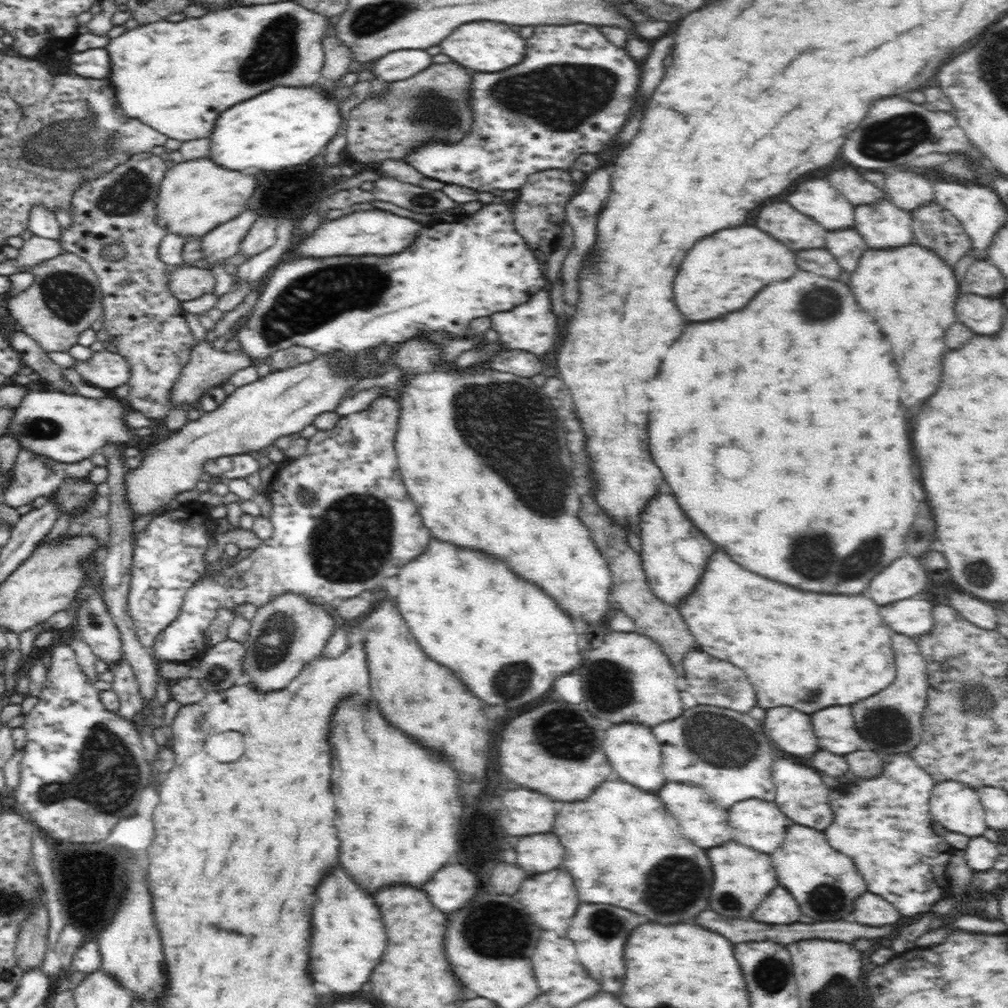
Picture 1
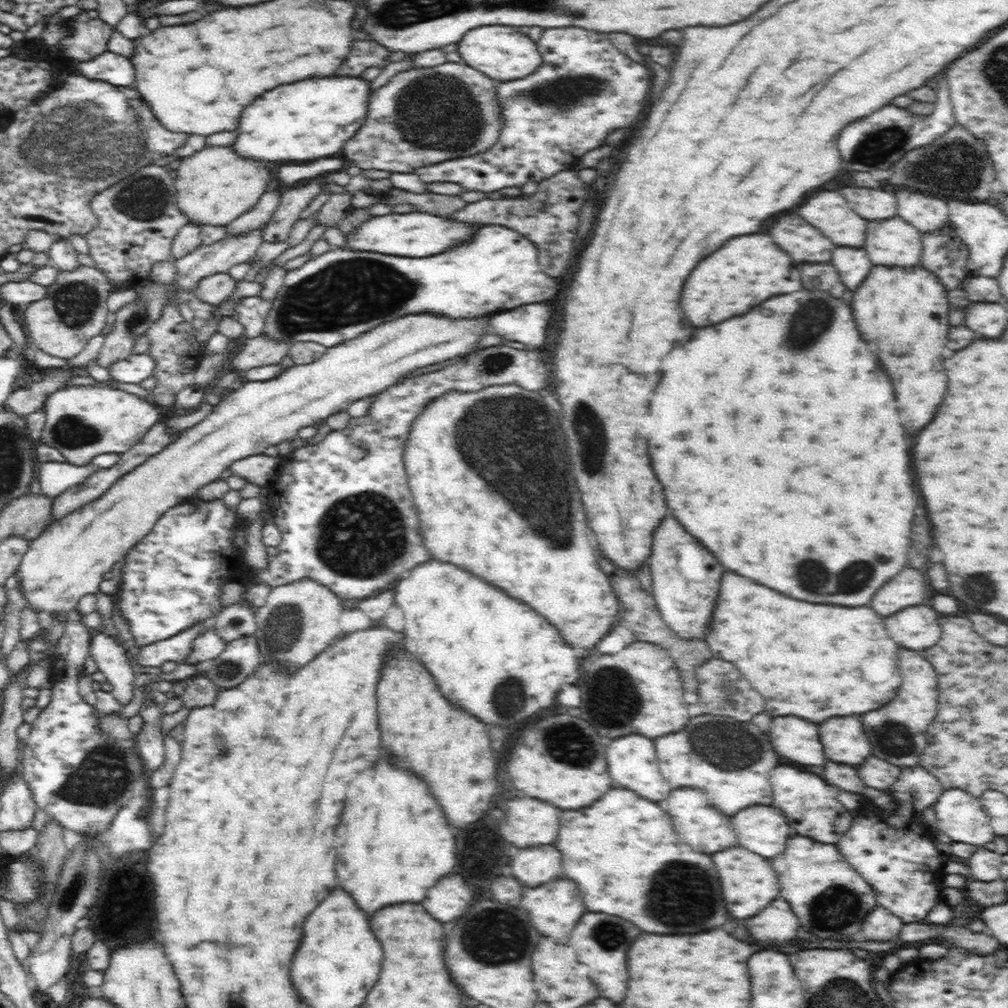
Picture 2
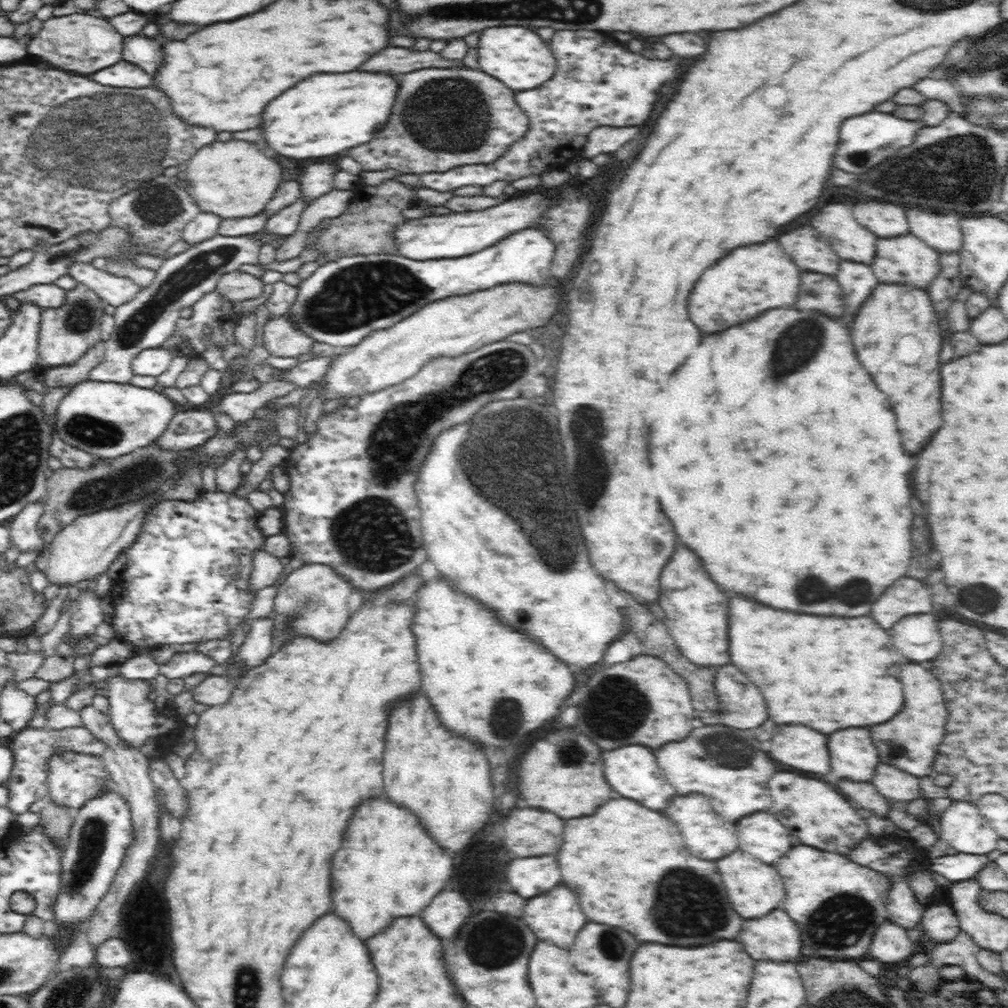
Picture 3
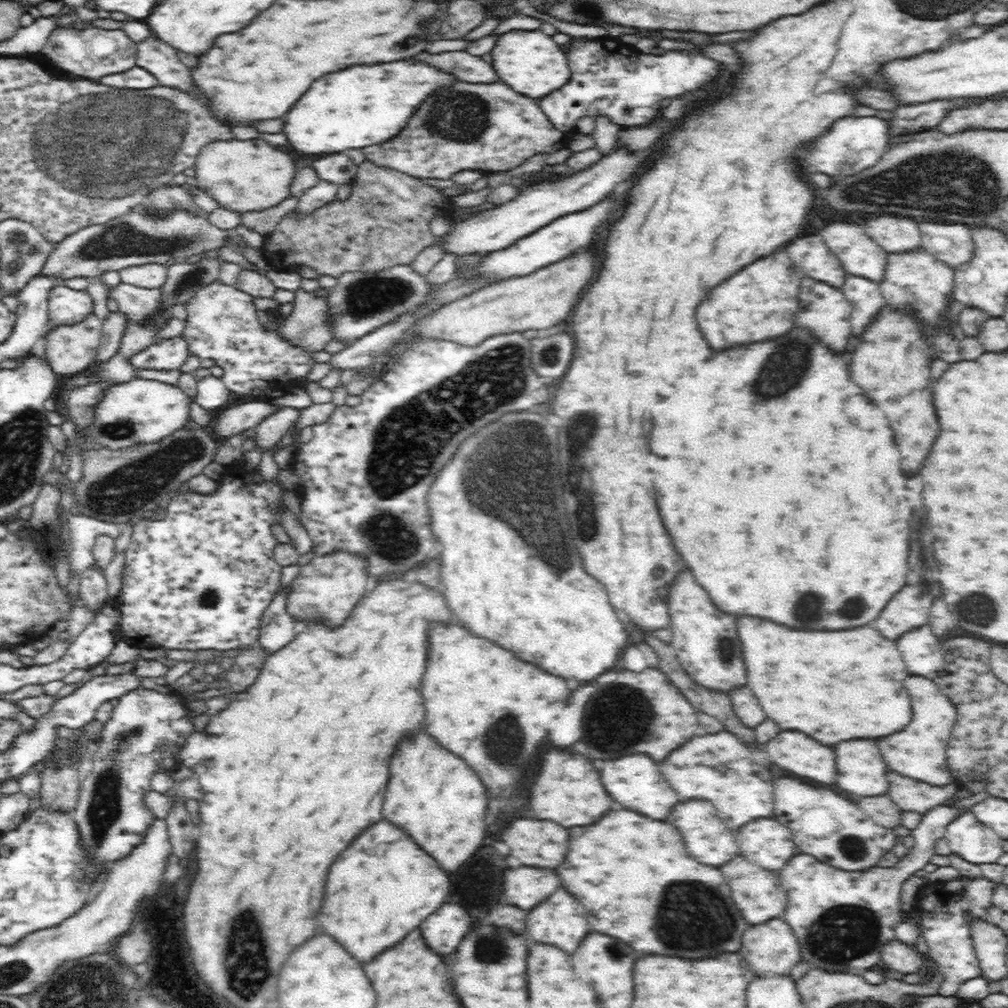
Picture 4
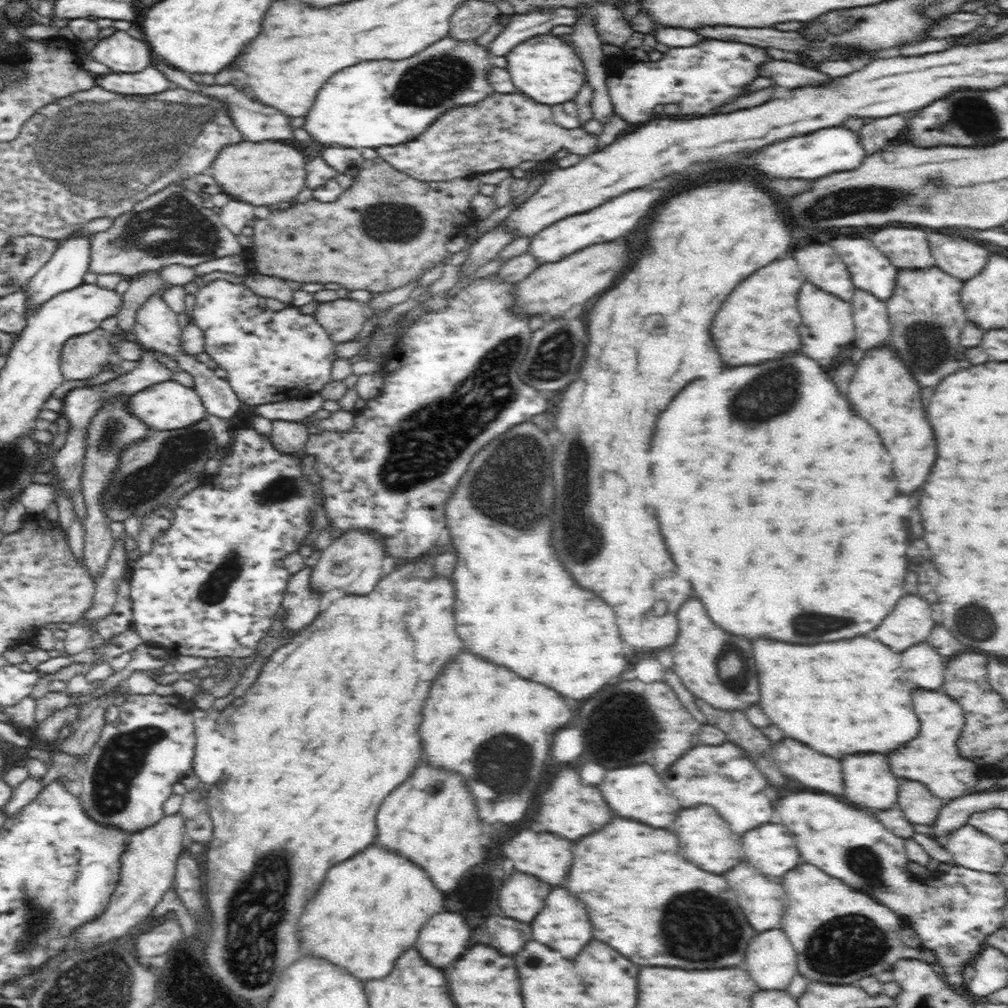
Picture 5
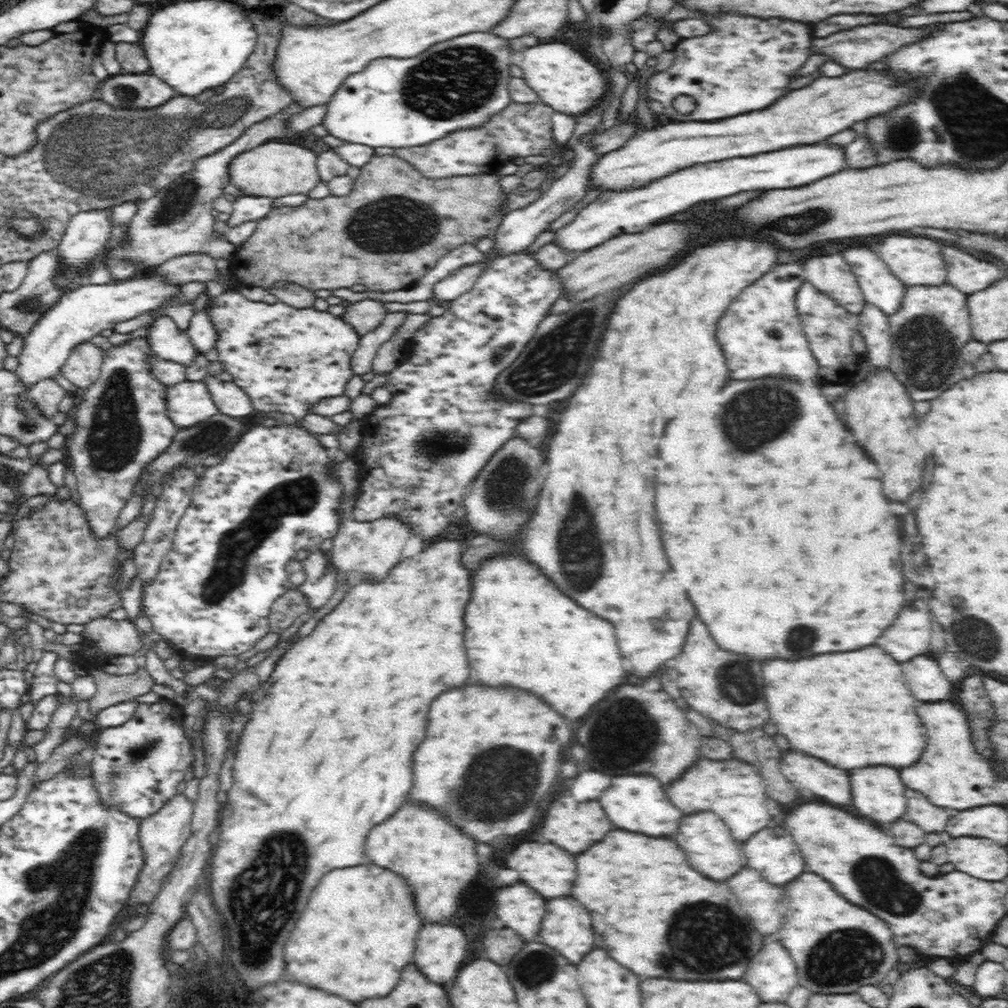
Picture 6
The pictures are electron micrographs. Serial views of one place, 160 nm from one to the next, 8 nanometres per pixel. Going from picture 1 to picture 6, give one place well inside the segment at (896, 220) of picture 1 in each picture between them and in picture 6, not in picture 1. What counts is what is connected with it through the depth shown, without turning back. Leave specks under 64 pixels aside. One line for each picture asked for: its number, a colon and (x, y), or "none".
2: (891, 242)
3: (906, 258)
4: (916, 280)
5: (926, 315)
6: (928, 331)

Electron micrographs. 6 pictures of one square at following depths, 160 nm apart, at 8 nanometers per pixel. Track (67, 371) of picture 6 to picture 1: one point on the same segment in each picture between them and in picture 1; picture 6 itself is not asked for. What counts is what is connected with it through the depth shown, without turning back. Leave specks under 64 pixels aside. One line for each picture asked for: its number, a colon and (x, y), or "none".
1: (65, 299)
2: (75, 308)
3: (66, 333)
4: (69, 350)
5: (87, 355)

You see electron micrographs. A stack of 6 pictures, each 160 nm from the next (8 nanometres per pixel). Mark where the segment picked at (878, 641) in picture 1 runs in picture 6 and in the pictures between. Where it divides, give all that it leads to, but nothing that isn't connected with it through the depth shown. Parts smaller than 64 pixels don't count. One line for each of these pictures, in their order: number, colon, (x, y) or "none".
2: (835, 660)
3: (829, 673)
4: (833, 687)
5: (854, 697)
6: (851, 710)

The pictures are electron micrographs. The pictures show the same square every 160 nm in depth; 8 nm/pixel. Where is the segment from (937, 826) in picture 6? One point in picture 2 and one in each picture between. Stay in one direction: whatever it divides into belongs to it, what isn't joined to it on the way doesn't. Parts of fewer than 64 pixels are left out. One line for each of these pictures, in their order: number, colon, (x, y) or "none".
2: (877, 773)
3: (894, 784)
4: (910, 794)
5: (919, 805)

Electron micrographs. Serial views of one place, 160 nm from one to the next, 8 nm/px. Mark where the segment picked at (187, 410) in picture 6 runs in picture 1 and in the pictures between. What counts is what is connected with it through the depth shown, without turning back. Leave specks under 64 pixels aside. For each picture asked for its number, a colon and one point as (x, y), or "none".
1: (68, 428)
2: (80, 422)
3: (108, 420)
4: (145, 411)
5: (168, 405)

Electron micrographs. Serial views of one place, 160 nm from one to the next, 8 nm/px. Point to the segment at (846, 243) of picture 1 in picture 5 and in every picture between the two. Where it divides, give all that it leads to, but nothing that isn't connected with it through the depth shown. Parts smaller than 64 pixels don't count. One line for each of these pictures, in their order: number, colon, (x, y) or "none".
2: (853, 264)
3: (857, 280)
4: (865, 297)
5: (872, 323)

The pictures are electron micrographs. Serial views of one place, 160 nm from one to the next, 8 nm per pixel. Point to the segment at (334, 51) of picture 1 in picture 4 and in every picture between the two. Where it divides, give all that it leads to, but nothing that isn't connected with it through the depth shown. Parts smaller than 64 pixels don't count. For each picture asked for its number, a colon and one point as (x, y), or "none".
2: (369, 53)
3: (398, 60)
4: (472, 69)

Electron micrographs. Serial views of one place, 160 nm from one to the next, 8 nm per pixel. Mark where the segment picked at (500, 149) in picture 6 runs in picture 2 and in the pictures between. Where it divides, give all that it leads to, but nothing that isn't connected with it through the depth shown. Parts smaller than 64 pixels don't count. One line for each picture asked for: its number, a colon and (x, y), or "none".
2: (421, 116)
3: (437, 113)
4: (489, 127)
5: (504, 130)

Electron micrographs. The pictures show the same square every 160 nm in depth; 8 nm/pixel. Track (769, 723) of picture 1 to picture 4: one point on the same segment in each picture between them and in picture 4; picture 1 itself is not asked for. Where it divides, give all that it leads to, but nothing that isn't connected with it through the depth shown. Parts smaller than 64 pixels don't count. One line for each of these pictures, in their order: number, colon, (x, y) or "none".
2: (799, 740)
3: (799, 747)
4: (796, 753)

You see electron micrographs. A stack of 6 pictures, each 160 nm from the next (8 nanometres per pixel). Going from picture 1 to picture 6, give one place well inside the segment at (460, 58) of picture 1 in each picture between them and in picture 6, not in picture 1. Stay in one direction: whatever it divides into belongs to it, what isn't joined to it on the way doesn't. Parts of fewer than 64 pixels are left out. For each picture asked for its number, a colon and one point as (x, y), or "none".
2: (502, 53)
3: (516, 56)
4: (531, 63)
5: (545, 68)
6: (563, 79)

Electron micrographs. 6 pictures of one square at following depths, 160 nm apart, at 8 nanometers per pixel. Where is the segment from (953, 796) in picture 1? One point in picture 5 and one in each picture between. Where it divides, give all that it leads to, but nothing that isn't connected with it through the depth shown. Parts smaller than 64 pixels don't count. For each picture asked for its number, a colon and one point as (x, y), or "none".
2: (960, 815)
3: (962, 826)
4: (970, 839)
5: (972, 849)

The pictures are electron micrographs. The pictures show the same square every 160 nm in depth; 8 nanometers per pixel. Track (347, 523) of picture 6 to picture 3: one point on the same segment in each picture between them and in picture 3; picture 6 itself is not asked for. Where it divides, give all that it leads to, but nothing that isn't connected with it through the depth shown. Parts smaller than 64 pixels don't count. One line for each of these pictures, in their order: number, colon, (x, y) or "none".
3: (313, 601)
4: (327, 588)
5: (353, 563)

